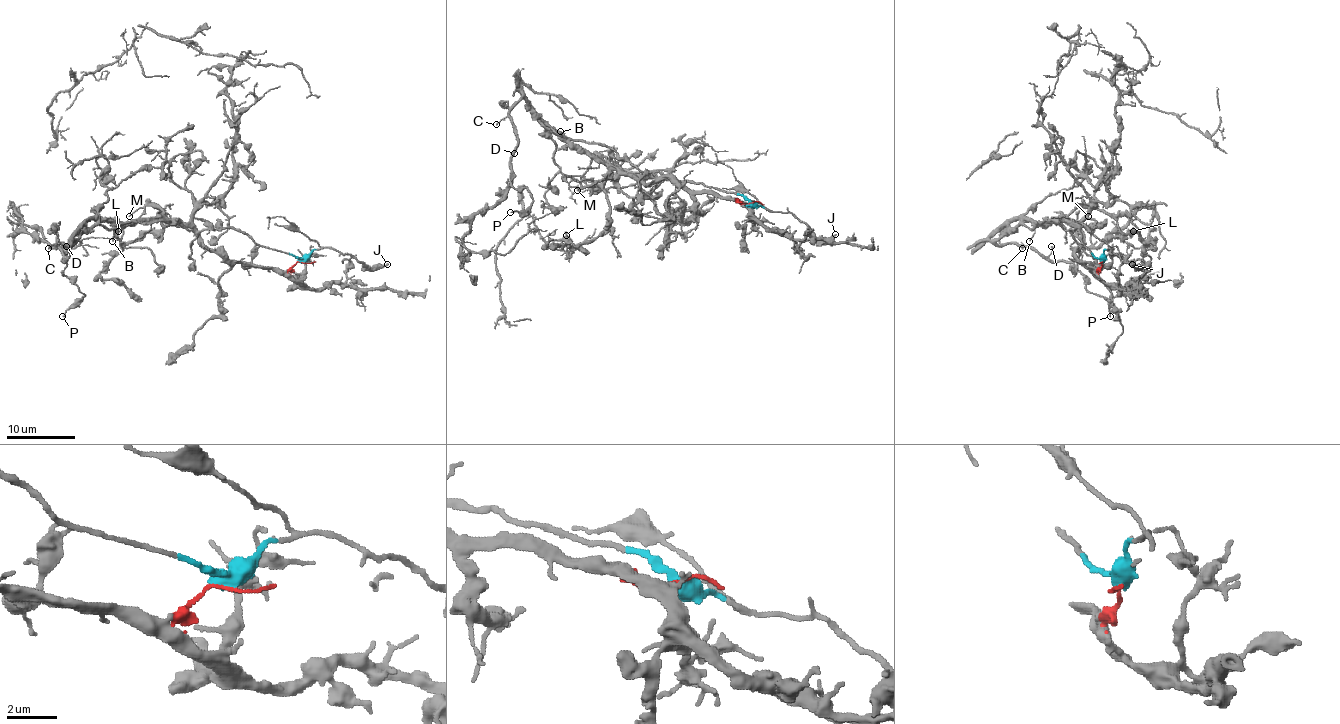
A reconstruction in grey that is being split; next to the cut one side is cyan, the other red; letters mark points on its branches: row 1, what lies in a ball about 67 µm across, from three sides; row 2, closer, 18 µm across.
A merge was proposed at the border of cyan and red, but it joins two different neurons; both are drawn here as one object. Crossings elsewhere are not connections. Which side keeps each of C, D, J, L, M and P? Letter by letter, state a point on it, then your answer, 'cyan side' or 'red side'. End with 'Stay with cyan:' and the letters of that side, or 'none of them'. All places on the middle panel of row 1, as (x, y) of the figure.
C: (496, 124) | cyan side
D: (514, 153) | cyan side
J: (835, 234) | cyan side
L: (566, 235) | red side
M: (577, 190) | red side
P: (510, 212) | cyan side
Stay with cyan: C, D, J, P

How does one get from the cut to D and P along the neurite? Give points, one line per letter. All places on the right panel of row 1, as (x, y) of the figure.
D: (1102, 262), (1078, 227), (1052, 221), (1031, 229), (1014, 226), (997, 239), (1045, 257), (1050, 246)
P: (1102, 262), (1078, 227), (1052, 221), (1014, 226), (997, 239), (1069, 260), (1110, 317)

